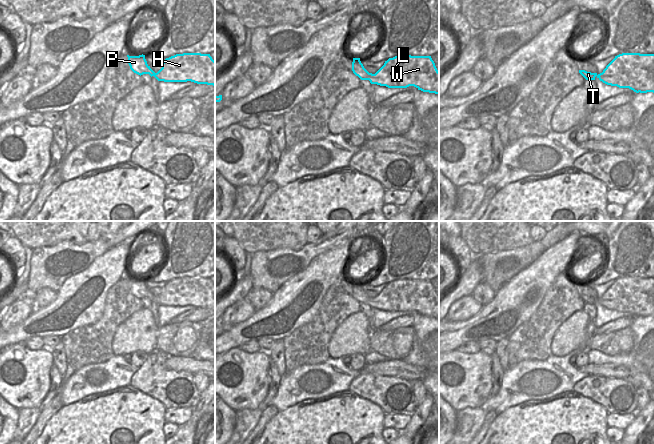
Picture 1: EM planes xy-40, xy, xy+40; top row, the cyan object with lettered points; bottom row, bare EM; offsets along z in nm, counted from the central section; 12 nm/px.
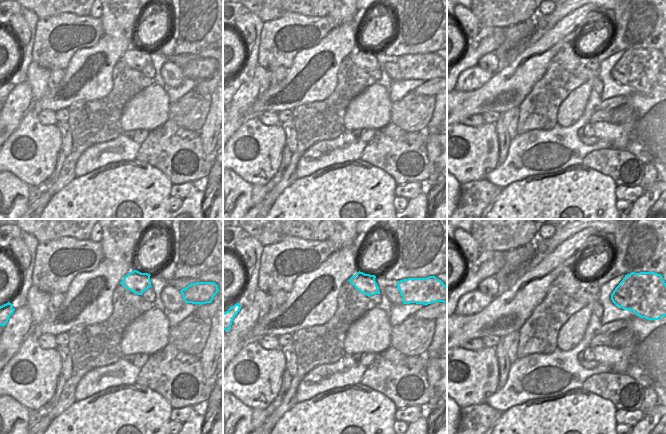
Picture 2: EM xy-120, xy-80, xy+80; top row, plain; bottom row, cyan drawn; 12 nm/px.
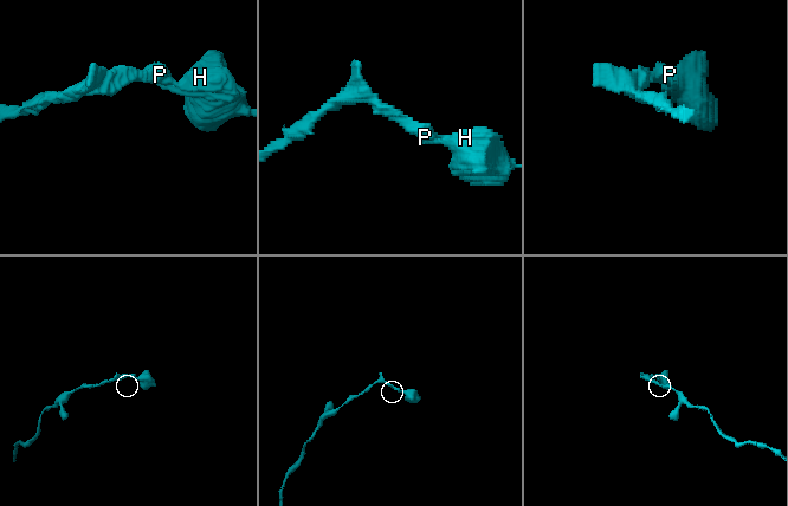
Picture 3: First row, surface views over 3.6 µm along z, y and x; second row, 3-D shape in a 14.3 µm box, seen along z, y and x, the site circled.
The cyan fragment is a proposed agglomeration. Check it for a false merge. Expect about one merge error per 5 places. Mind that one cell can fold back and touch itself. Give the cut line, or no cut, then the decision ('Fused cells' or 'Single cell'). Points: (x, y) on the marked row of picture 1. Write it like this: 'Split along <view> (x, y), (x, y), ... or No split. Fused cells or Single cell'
No split. Single cell.

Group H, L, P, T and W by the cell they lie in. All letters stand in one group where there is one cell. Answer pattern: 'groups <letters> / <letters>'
groups H L P T W

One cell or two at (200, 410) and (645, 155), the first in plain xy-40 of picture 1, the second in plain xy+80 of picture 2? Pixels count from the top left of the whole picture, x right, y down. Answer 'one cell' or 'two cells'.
two cells

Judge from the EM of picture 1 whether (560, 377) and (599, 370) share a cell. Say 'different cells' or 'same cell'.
different cells

